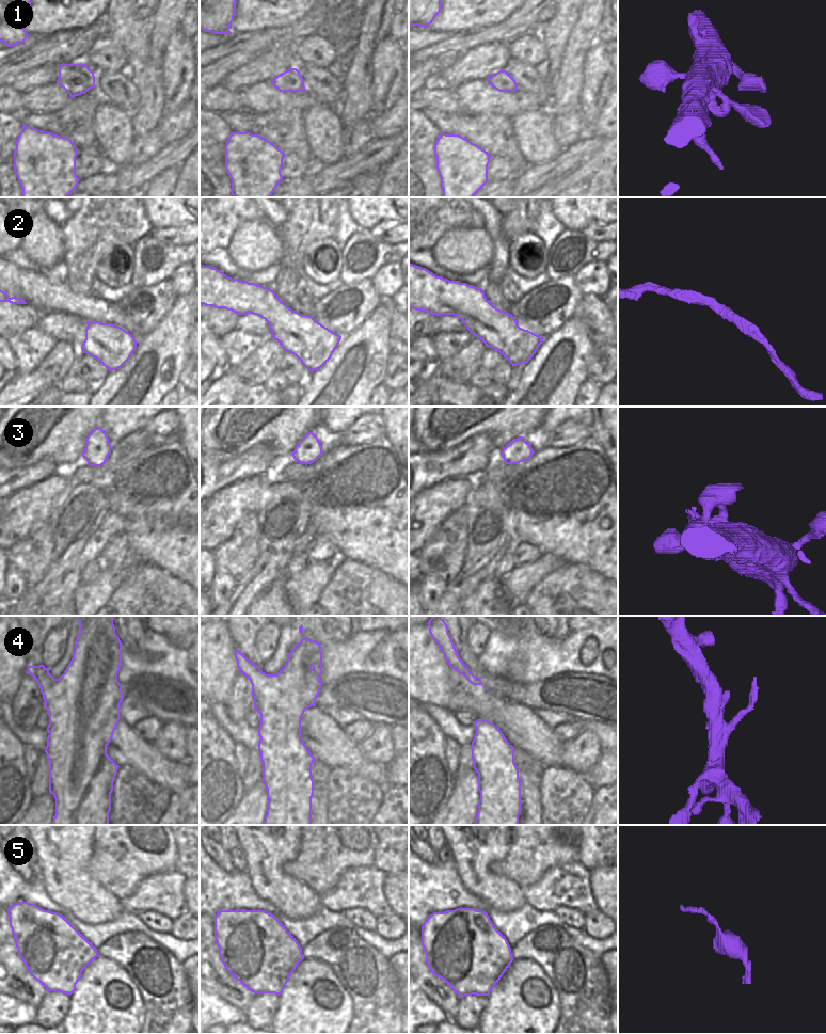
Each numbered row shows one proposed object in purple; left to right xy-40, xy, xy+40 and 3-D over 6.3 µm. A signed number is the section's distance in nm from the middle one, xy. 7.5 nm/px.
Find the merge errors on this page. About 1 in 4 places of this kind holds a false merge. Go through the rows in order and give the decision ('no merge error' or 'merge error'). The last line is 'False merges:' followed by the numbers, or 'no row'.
1: no merge error
2: no merge error
3: no merge error
4: no merge error
5: no merge error
False merges: no row

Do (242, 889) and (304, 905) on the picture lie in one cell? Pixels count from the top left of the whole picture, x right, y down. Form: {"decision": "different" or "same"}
{"decision": "different"}

